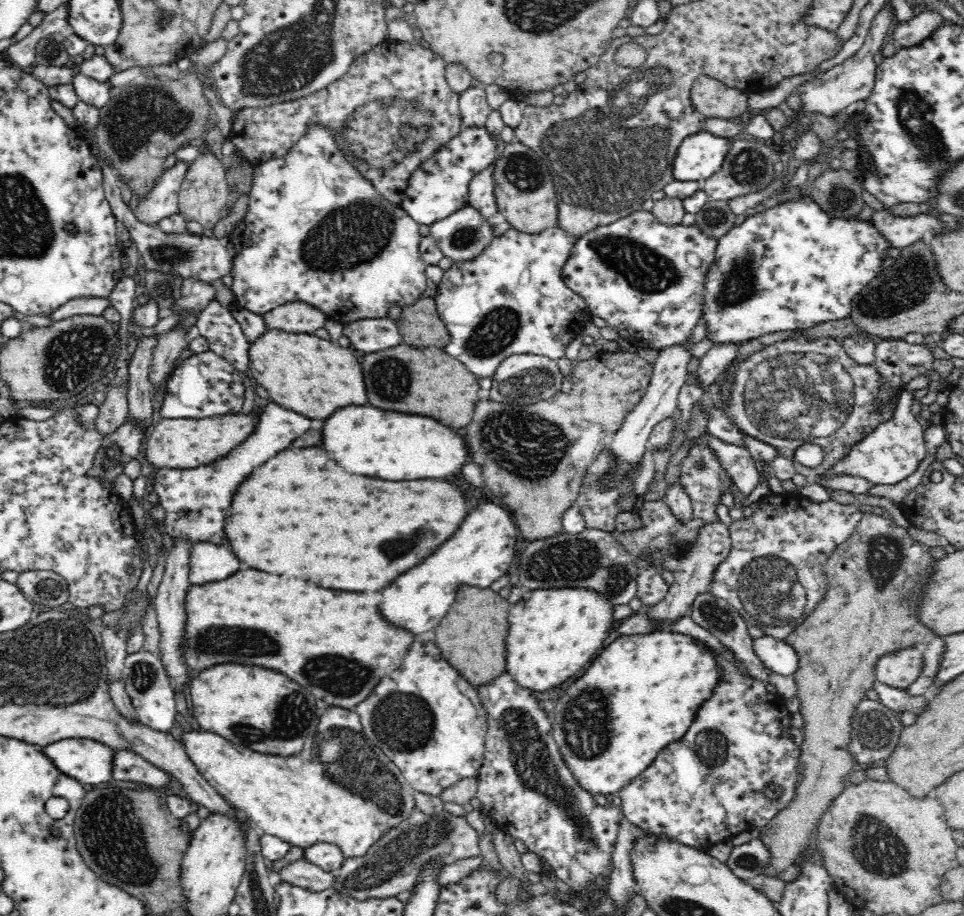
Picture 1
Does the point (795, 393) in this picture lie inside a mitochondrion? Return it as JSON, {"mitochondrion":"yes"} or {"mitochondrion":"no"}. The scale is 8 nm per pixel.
{"mitochondrion":"yes"}

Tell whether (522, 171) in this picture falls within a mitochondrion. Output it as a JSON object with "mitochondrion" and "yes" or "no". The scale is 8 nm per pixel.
{"mitochondrion":"yes"}

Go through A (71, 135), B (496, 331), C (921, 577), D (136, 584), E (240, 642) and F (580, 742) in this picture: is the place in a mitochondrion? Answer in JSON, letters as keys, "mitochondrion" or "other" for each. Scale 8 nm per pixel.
{"A":"other","B":"mitochondrion","C":"mitochondrion","D":"other","E":"mitochondrion","F":"mitochondrion"}

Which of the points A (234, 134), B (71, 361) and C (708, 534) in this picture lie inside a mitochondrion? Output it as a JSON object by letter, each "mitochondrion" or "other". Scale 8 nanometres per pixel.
{"A":"other","B":"mitochondrion","C":"other"}

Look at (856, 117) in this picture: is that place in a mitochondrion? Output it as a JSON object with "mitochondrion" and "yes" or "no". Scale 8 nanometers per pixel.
{"mitochondrion":"no"}

